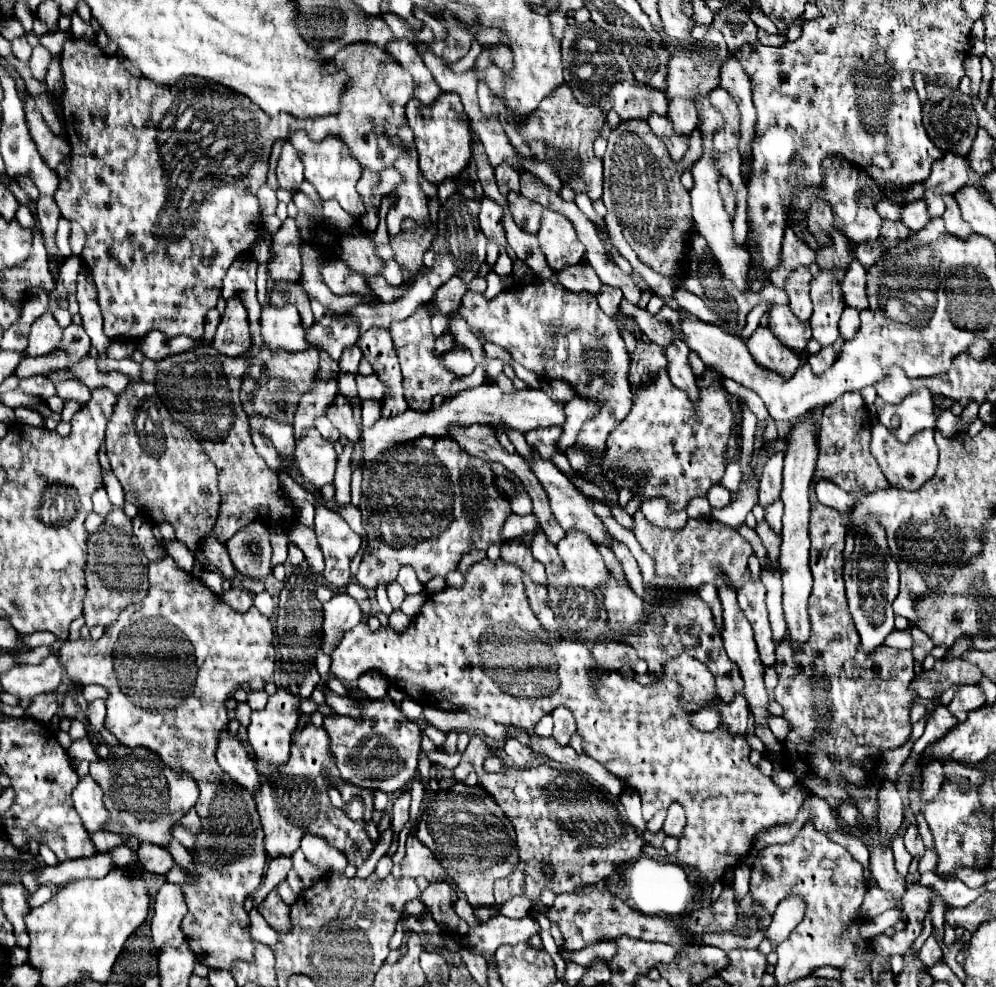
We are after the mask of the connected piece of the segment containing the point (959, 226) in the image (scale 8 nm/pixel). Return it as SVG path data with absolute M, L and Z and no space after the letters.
M943 196L943 202L947 206L945 214L943 214L943 220L945 220L945 226L947 226L947 232L961 238L961 240L967 240L969 234L971 234L971 228L967 226L967 222L961 218L961 212L959 212L959 204L955 200L955 196Z

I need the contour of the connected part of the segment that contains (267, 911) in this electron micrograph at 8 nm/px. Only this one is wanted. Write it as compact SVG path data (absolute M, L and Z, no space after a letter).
M273 890L269 894L269 898L259 906L259 912L261 916L267 920L267 924L281 932L281 934L287 934L291 930L291 920L289 920L289 906L279 898L277 890Z

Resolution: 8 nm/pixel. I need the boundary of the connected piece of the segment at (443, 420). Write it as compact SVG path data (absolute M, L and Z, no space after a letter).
M483 382L479 388L459 392L455 396L449 396L439 408L427 410L427 412L415 412L415 410L405 410L399 416L389 416L381 418L373 428L363 430L363 440L355 444L353 452L353 468L357 466L359 458L365 458L365 466L383 450L393 448L395 444L411 442L423 436L429 438L449 438L451 428L469 428L473 424L483 424L489 426L495 432L505 432L507 428L527 432L533 428L547 428L547 426L561 426L565 422L563 414L563 404L553 402L543 390L529 390L525 388L523 392L509 392L503 394L495 382Z

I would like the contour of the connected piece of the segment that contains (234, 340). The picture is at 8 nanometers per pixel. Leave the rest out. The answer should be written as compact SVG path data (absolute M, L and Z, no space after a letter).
M239 296L227 300L223 320L217 328L211 346L223 356L243 356L245 352L249 352L251 348L249 318L247 318L247 308L243 306Z

